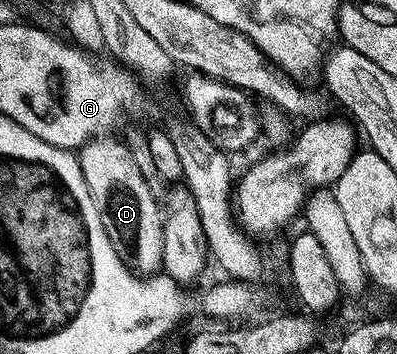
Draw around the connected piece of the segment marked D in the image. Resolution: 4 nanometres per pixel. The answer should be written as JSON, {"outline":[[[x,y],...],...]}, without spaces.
{"outline":[[[113,135],[95,137],[81,146],[79,160],[91,199],[95,199],[95,207],[101,212],[103,231],[107,231],[107,239],[111,239],[111,247],[115,247],[121,262],[138,275],[156,274],[162,268],[163,209],[151,197],[125,142]]]}

